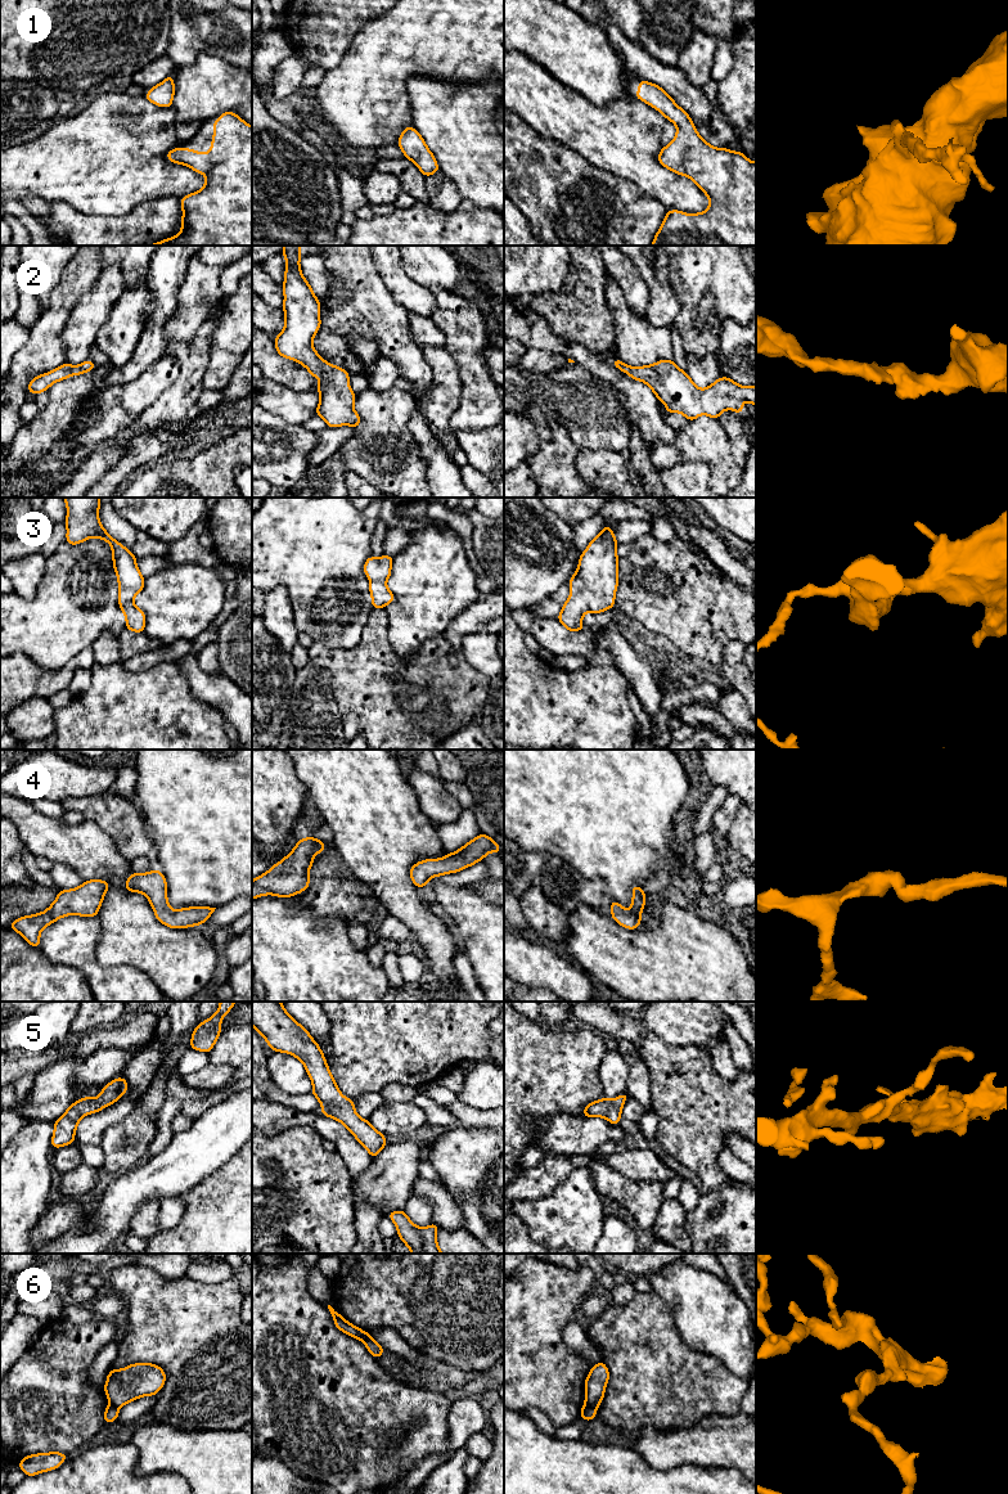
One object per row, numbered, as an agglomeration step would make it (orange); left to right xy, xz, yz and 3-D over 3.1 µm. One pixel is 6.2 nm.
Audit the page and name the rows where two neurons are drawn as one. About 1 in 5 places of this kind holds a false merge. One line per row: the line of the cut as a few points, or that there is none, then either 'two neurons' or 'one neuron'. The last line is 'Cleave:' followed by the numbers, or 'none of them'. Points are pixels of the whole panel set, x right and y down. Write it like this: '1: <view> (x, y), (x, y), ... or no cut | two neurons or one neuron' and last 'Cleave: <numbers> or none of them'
1: no cut | one neuron
2: no cut | one neuron
3: no cut | one neuron
4: no cut | one neuron
5: no cut | one neuron
6: yz (585, 1403), (594, 1409) | two neurons
Cleave: 6

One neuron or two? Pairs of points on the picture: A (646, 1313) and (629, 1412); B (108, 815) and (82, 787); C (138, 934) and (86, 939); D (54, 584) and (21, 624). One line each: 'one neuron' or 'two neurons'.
A: one neuron
B: two neurons
C: two neurons
D: one neuron

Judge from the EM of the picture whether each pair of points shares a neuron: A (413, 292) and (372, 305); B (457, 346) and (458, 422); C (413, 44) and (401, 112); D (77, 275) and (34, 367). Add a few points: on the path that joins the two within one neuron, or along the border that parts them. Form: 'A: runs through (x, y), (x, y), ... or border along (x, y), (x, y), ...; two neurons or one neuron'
A: border along (378, 271), (392, 298), (408, 310); two neurons
B: runs through (471, 365), (471, 403); one neuron
C: runs through (396, 61), (396, 95); one neuron
D: runs through (62, 298), (59, 309), (45, 333), (45, 343); one neuron

